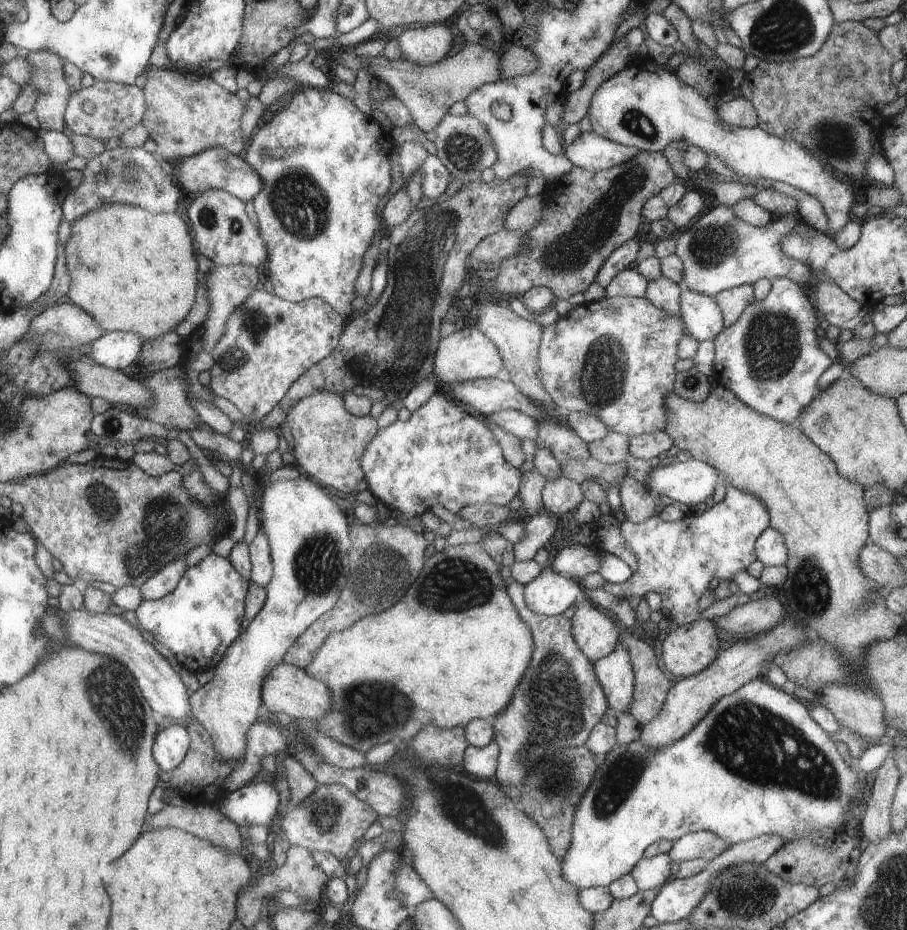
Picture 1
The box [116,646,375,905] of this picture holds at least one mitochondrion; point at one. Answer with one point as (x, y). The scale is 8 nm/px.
(323, 814)

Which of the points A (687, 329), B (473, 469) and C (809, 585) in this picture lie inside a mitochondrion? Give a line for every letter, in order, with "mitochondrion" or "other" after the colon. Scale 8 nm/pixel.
A: other
B: mitochondrion
C: mitochondrion

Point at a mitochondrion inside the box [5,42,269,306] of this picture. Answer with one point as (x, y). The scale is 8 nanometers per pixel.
(128, 177)

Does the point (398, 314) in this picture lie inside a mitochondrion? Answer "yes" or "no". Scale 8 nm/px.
yes

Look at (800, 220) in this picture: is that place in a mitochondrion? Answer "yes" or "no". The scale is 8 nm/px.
no

